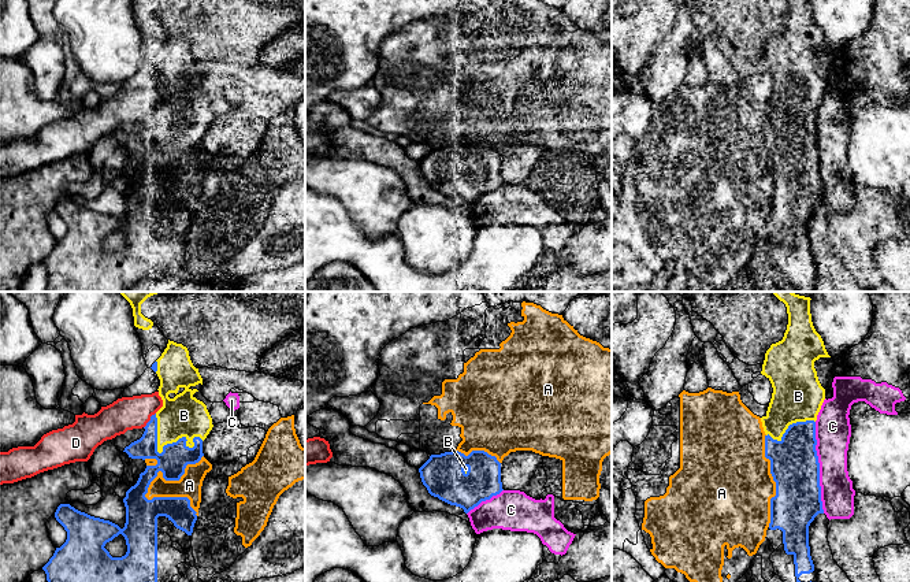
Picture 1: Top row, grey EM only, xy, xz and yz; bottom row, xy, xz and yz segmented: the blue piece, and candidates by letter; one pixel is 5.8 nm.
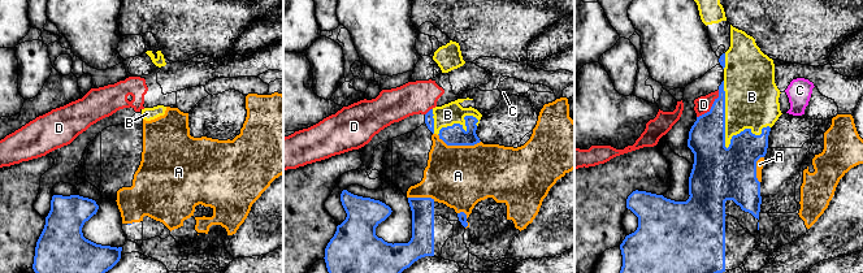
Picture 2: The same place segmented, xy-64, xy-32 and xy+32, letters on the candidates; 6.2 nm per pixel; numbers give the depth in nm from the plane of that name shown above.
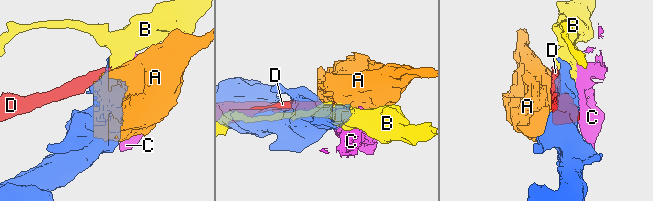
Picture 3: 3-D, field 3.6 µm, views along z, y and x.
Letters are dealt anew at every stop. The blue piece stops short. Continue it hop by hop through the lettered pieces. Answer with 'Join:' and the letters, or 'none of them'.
Join: B

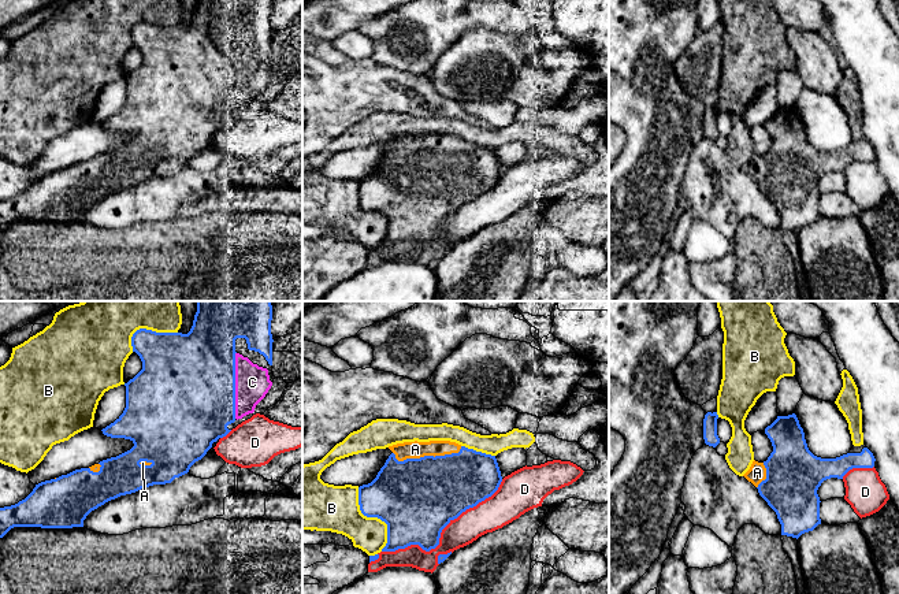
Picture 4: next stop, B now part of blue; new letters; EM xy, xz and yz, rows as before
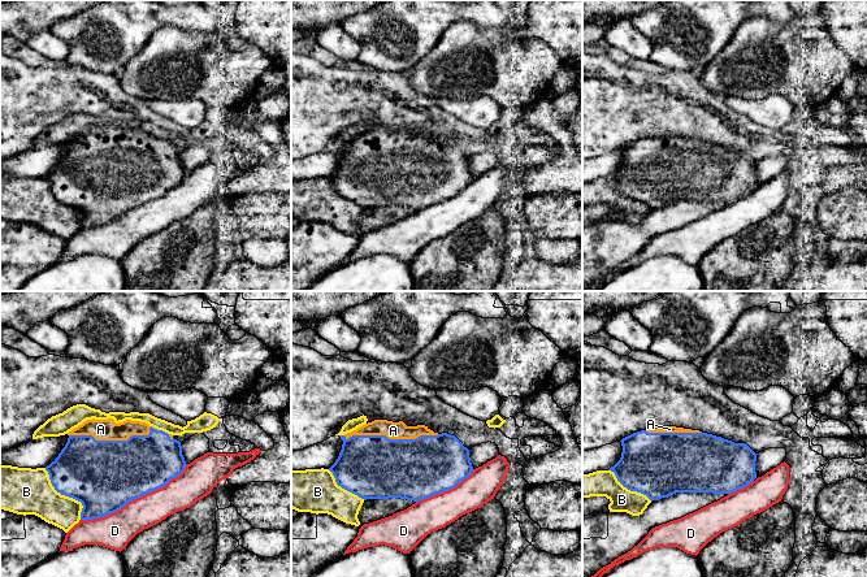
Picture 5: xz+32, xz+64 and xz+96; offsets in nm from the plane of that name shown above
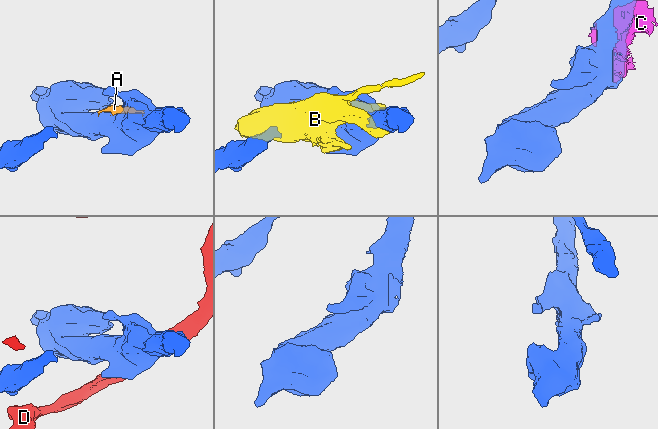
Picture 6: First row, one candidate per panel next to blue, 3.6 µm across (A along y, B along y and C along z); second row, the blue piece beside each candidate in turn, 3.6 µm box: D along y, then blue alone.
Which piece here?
Join: A

